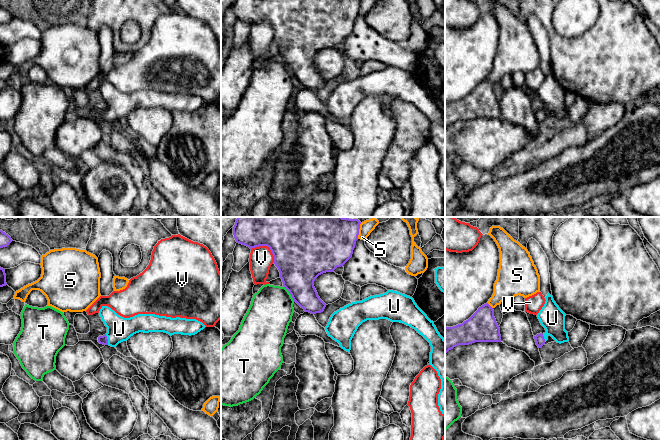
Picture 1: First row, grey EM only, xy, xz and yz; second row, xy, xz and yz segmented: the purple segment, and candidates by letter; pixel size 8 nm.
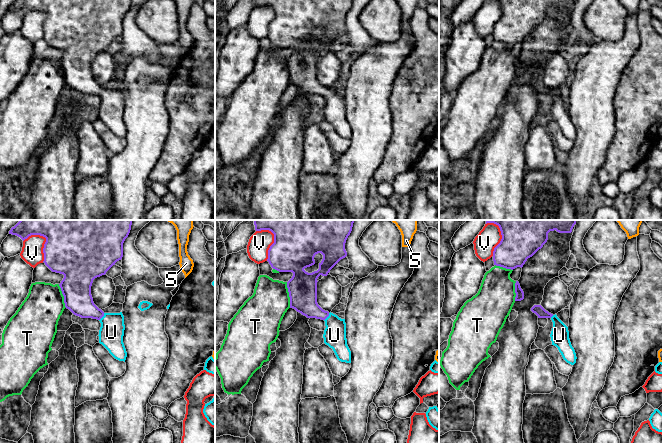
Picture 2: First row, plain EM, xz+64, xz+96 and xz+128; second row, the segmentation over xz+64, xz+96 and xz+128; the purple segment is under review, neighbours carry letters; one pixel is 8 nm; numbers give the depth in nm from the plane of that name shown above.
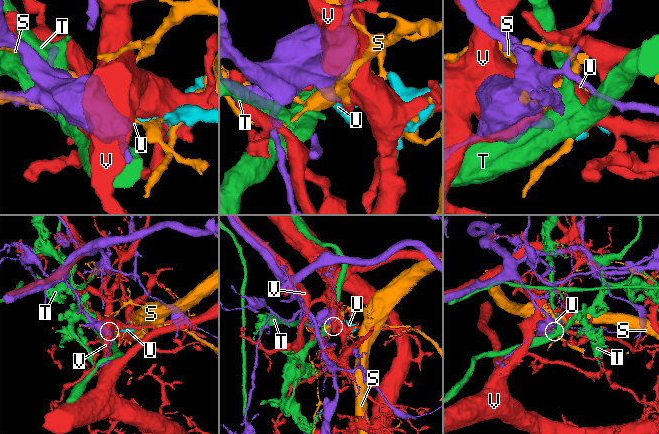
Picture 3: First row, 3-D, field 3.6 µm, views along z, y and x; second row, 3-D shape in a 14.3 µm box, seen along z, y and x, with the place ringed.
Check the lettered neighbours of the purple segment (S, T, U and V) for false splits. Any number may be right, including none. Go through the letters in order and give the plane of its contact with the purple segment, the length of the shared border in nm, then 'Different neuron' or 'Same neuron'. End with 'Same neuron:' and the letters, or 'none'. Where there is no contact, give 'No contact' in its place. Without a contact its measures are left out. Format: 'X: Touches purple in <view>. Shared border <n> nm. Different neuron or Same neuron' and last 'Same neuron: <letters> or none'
S: Touches purple in yz. Shared border 70 nm. Different neuron
T: Touches purple in xz. Shared border 160 nm. Different neuron
U: Touches purple in xy. Shared border 90 nm. Same neuron
V: Touches purple in xz. Shared border 220 nm. Different neuron
Same neuron: U

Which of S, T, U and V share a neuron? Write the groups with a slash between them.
S / T / U / V

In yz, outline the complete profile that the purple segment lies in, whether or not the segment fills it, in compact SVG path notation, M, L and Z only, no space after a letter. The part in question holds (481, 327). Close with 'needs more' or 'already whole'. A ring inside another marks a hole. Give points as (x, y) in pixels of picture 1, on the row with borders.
M488 303L462 324L445 327L445 353L458 345L475 342L501 342L500 328Z | already whole

